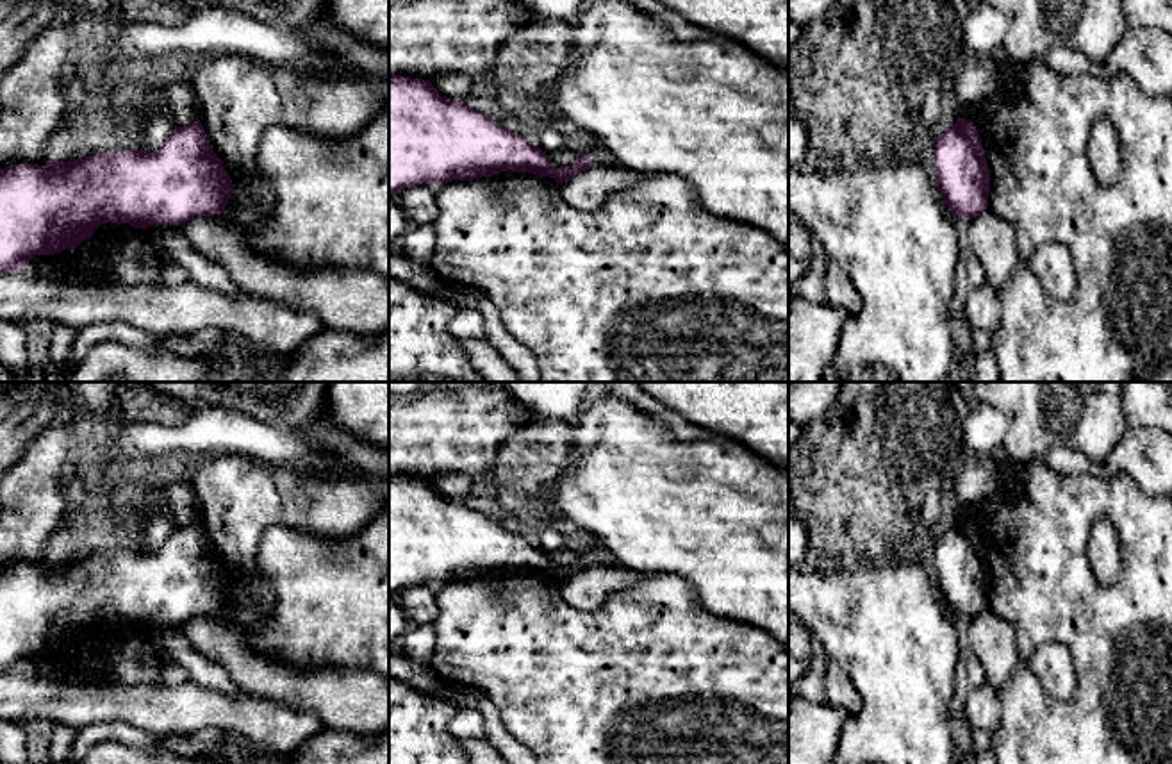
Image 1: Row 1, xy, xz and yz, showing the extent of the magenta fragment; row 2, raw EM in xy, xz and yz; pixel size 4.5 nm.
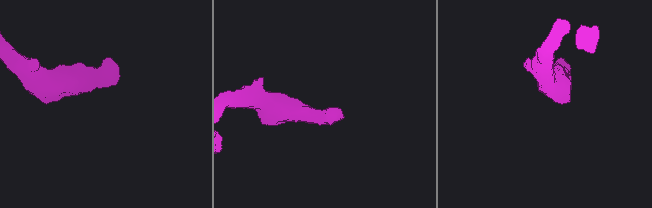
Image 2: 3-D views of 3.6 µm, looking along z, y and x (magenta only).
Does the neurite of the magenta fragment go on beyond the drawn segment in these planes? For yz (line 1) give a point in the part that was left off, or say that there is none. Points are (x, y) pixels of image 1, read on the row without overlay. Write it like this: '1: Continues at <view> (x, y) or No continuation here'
1: No continuation here

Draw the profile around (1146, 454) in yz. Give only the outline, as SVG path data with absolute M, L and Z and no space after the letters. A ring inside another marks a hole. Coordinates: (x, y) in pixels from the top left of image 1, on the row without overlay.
M1129 428L1102 464L1133 477L1147 494L1172 494L1172 437L1163 428Z

